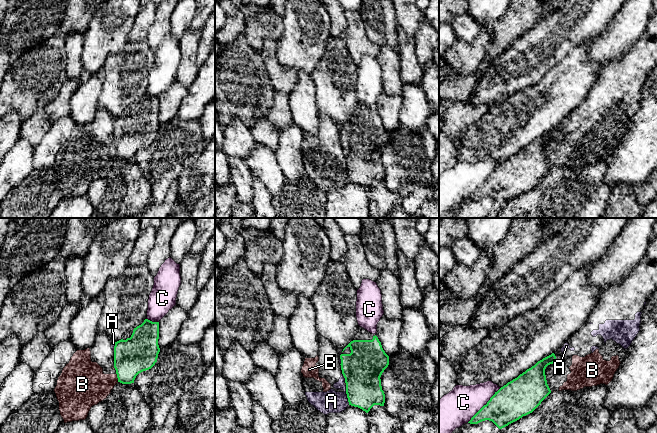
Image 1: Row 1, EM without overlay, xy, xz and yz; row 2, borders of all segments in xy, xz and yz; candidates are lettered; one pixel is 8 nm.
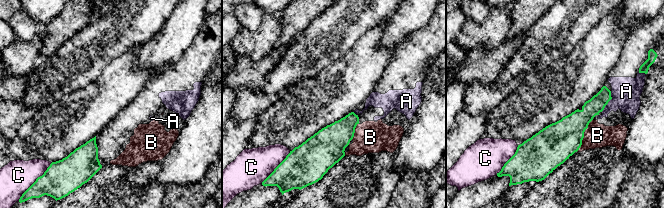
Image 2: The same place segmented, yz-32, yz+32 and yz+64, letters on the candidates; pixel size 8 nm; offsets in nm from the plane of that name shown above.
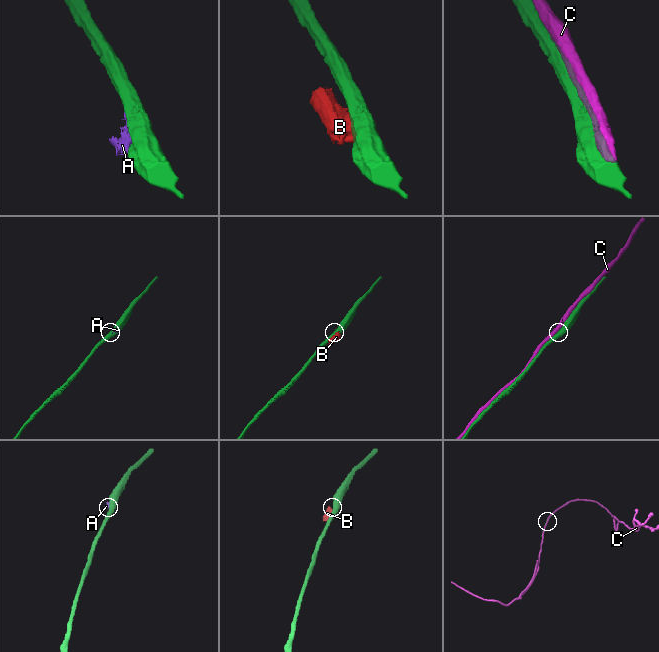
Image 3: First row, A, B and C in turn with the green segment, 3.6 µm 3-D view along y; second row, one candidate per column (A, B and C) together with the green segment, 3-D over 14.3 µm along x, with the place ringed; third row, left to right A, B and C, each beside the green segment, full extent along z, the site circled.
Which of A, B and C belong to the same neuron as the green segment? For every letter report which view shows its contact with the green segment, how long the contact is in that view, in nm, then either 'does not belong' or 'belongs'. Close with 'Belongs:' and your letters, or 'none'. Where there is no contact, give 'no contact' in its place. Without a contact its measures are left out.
A: xz | 160 nm | does not belong
B: xy | 70 nm | does not belong
C: yz | 380 nm | does not belong
Belongs: none

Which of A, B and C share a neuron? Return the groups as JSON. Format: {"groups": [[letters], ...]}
{"groups": [["A", "B"], ["C"]]}

